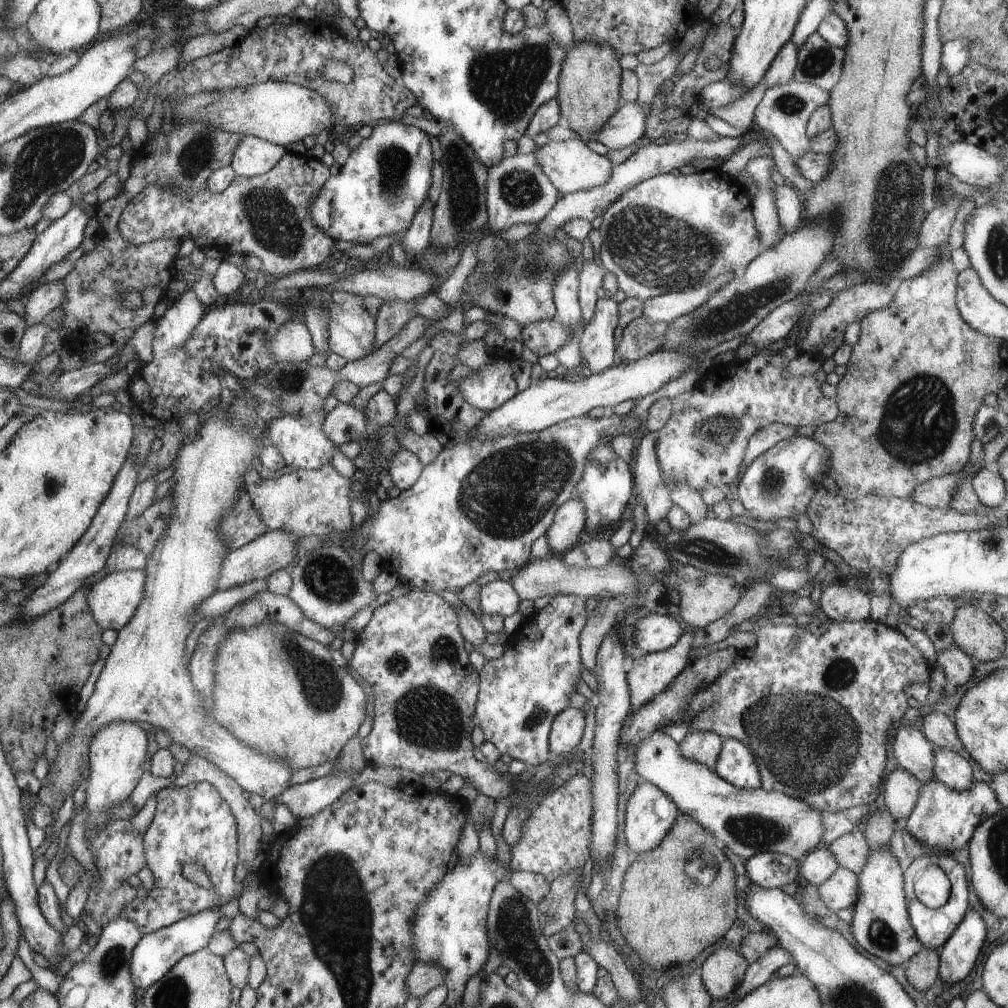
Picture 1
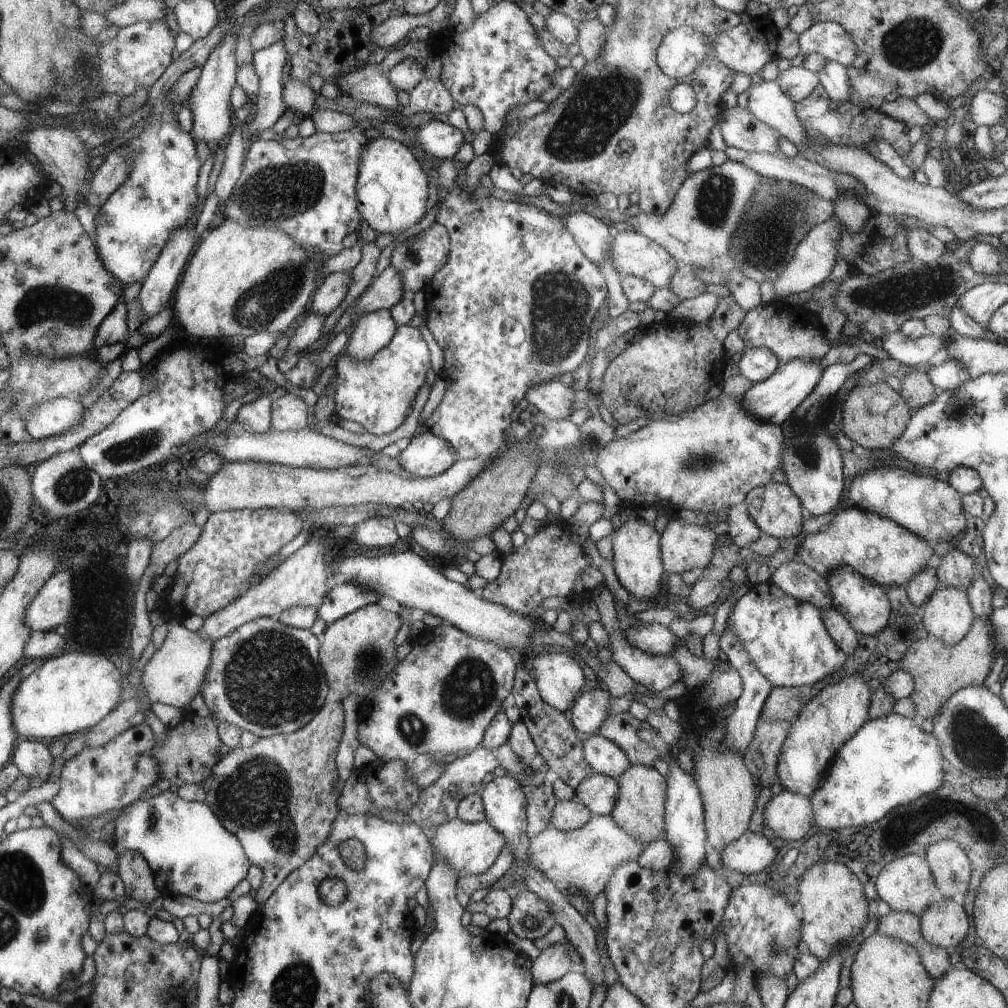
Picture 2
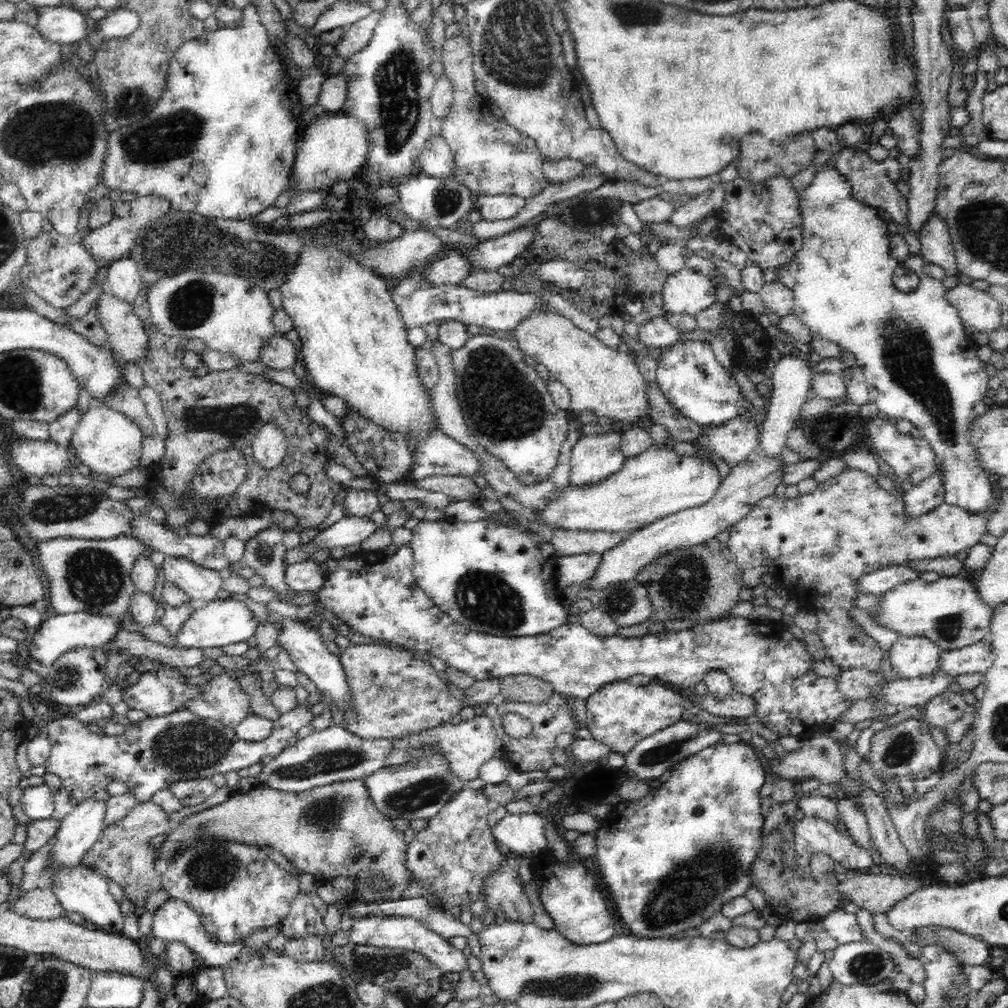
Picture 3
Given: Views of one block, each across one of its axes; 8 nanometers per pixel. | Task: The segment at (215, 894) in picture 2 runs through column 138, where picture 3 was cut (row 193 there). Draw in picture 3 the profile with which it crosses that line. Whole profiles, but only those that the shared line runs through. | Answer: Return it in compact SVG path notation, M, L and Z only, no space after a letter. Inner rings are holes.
M826 165L822 166L822 169L816 172L814 180L810 186L800 193L800 215L802 215L802 235L803 246L801 250L796 254L796 259L792 262L780 265L777 271L778 282L787 286L795 296L793 314L796 314L797 318L802 320L802 323L812 331L813 337L820 337L826 340L834 341L834 343L841 346L842 349L848 350L855 354L857 366L863 371L866 384L868 385L869 398L868 402L876 404L878 408L878 414L881 417L887 418L891 421L897 419L909 420L918 430L921 432L921 437L928 441L930 448L935 453L937 465L943 468L943 487L944 487L944 503L953 504L964 508L969 511L970 514L985 513L987 508L992 506L992 480L988 479L988 476L984 475L984 470L981 470L981 460L977 457L977 452L974 451L972 446L969 446L968 442L968 426L972 424L972 420L977 418L976 412L974 412L974 404L978 400L983 400L986 392L988 392L988 380L990 376L986 373L984 367L987 363L982 362L977 355L975 355L974 348L976 346L968 346L967 342L970 339L966 333L964 333L964 324L960 319L960 314L954 306L951 306L946 298L947 288L942 285L942 281L936 280L926 274L924 270L924 260L921 254L916 256L911 255L908 259L904 260L902 264L906 268L910 268L912 272L915 272L919 278L918 286L911 292L903 292L896 289L892 278L894 278L894 270L898 268L898 262L891 256L890 251L890 234L888 231L888 224L884 219L879 216L879 210L867 206L858 200L855 200L850 182L840 174L836 168L830 168Z

